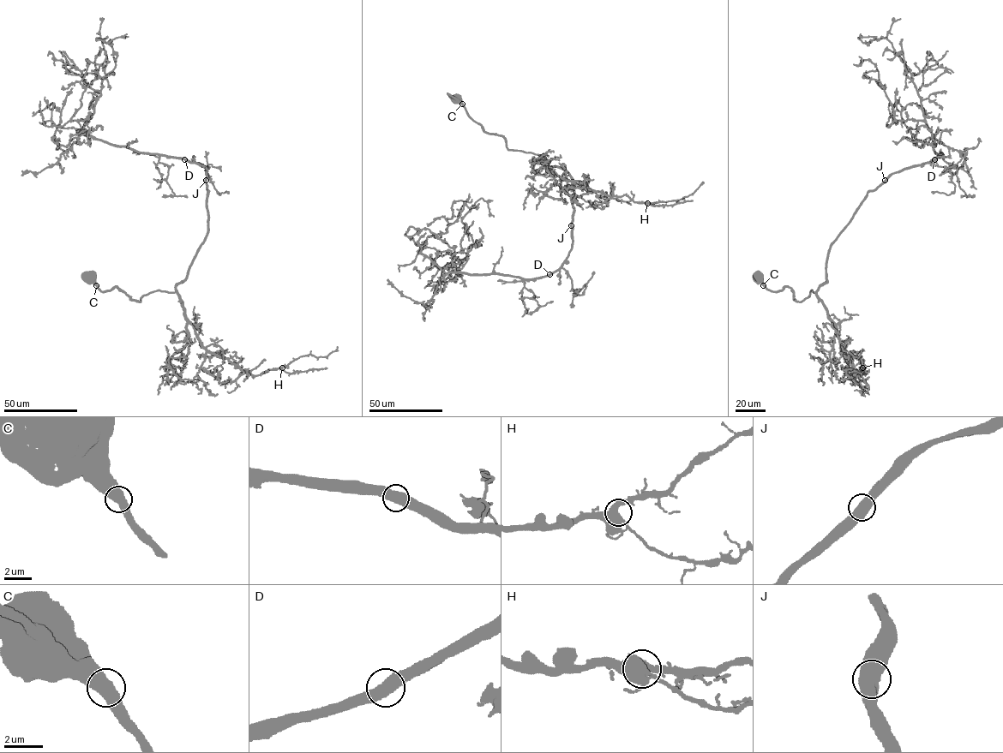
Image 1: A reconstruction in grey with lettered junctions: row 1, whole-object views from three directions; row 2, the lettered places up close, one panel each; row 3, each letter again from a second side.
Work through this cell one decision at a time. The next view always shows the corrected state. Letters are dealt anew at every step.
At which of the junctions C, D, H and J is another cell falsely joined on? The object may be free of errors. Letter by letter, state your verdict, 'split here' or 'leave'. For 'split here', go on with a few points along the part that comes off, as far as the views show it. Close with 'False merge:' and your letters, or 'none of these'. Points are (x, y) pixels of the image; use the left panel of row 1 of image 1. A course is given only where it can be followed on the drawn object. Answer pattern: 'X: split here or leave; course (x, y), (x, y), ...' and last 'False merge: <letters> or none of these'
C: leave
D: leave
H: leave
J: leave
False merge: none of these

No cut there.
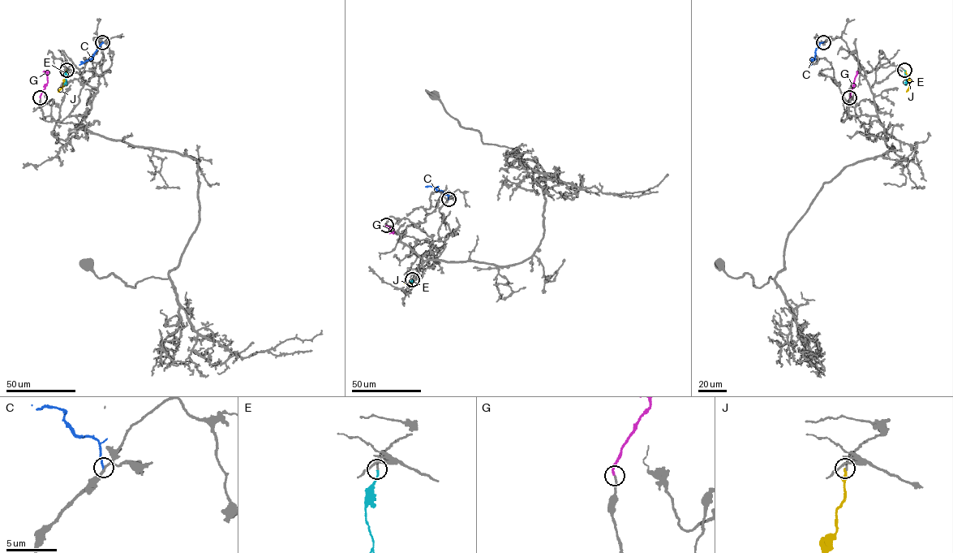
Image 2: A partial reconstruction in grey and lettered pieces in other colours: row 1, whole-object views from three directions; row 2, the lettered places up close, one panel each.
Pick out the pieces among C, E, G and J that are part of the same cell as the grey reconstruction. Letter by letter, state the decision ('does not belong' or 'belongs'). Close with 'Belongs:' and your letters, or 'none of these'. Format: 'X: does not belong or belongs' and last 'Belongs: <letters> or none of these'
C: does not belong
E: belongs
G: belongs
J: does not belong
Belongs: E, G

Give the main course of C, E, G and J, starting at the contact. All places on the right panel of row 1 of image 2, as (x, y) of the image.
C: (823, 42), (815, 50), (811, 65)
E: (904, 70), (905, 84)
G: (849, 97), (857, 71)
J: (904, 70), (909, 78), (906, 92)

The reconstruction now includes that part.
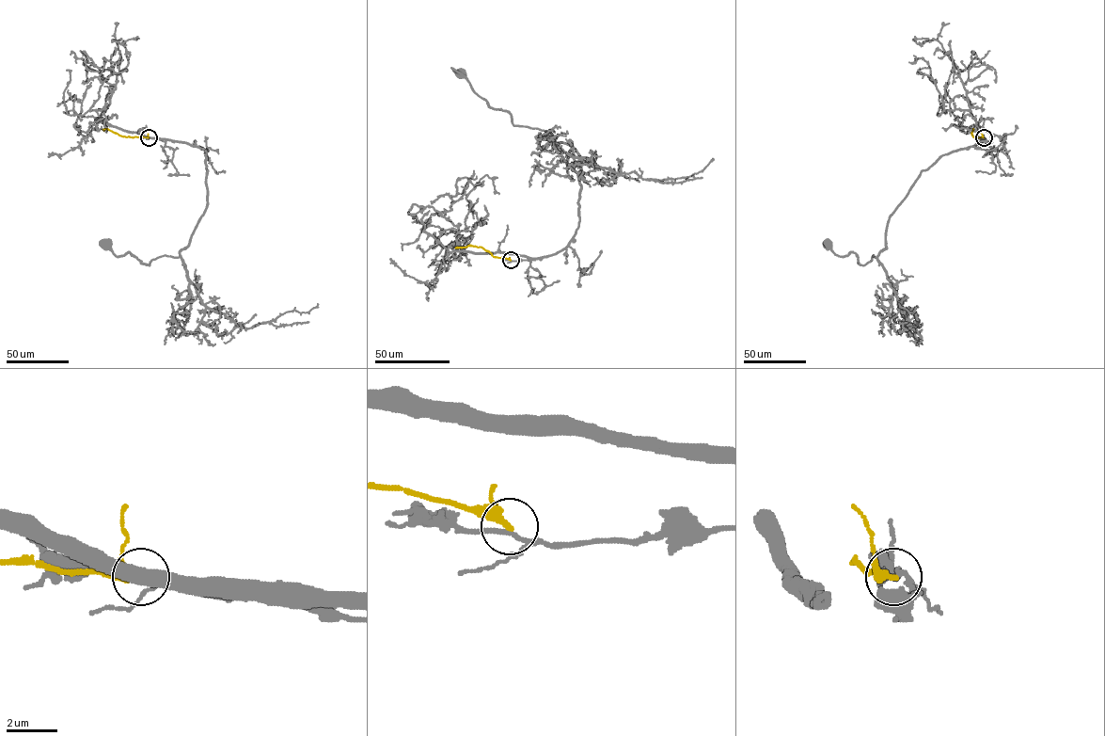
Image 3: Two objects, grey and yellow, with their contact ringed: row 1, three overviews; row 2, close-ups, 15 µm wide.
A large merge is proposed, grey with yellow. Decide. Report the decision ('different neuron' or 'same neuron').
different neuron

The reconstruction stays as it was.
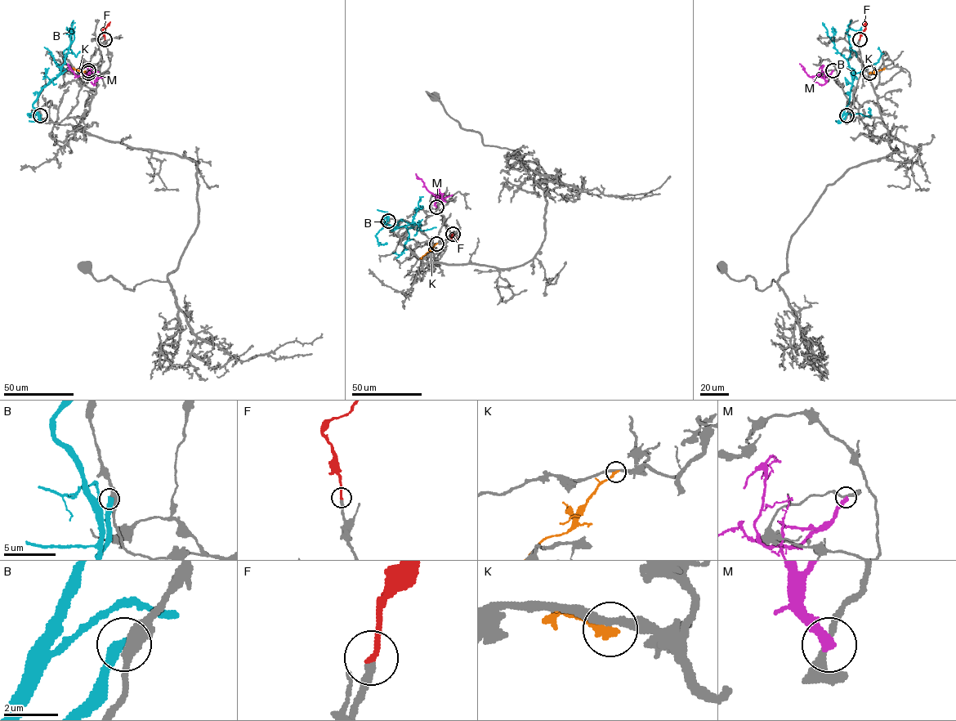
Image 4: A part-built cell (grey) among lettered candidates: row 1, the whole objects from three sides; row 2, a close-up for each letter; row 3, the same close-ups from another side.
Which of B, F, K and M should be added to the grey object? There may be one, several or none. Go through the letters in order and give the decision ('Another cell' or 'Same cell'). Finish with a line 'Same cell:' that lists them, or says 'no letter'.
B: Another cell
F: Same cell
K: Another cell
M: Another cell
Same cell: F

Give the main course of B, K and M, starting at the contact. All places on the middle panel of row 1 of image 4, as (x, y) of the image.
B: (388, 221), (386, 212), (381, 223), (405, 226), (413, 221), (412, 225), (418, 224), (419, 221), (414, 235)
K: (436, 244), (419, 258)
M: (436, 207), (435, 196), (416, 173)

